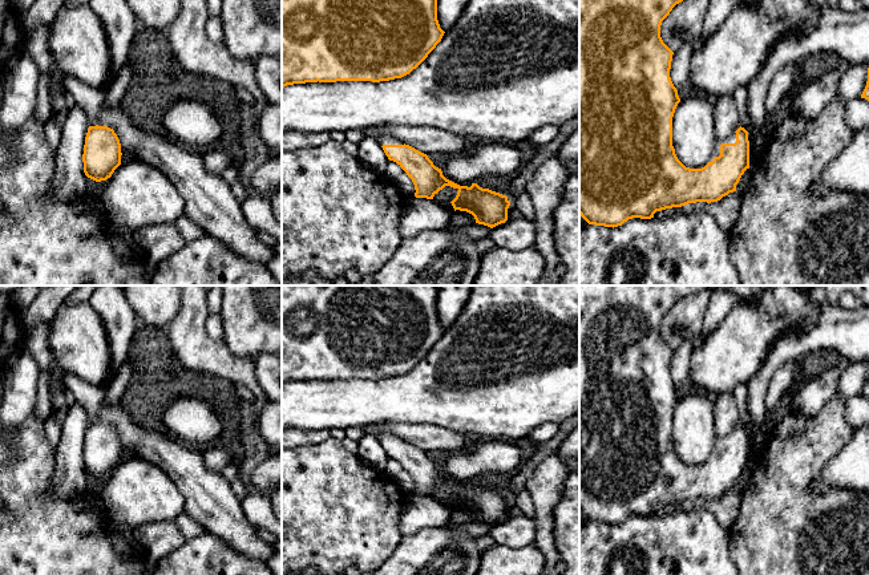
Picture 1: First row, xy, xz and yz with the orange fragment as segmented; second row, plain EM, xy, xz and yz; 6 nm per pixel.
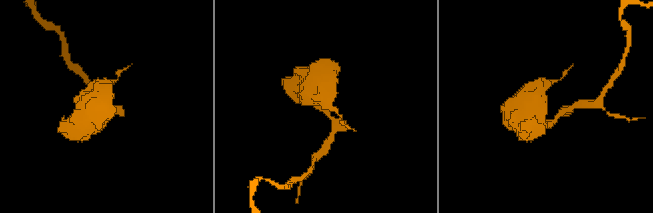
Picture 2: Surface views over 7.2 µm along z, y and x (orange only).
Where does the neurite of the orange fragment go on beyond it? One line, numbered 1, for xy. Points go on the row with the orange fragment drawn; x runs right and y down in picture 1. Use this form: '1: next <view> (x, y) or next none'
1: next none

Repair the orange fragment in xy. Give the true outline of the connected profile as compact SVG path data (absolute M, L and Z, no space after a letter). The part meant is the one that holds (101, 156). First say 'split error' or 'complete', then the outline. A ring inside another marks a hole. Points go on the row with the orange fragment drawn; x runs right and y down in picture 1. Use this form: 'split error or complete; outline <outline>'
complete; outline M89 126L84 145L84 173L88 178L101 182L112 177L121 165L121 143L113 129Z

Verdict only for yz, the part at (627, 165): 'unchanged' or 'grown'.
grown

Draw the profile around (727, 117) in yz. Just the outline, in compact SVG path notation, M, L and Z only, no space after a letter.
M720 96L715 104L716 137L725 139L740 127L740 117L732 96Z

